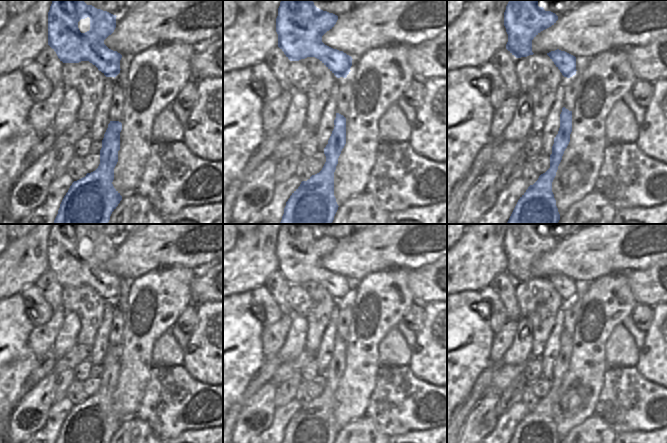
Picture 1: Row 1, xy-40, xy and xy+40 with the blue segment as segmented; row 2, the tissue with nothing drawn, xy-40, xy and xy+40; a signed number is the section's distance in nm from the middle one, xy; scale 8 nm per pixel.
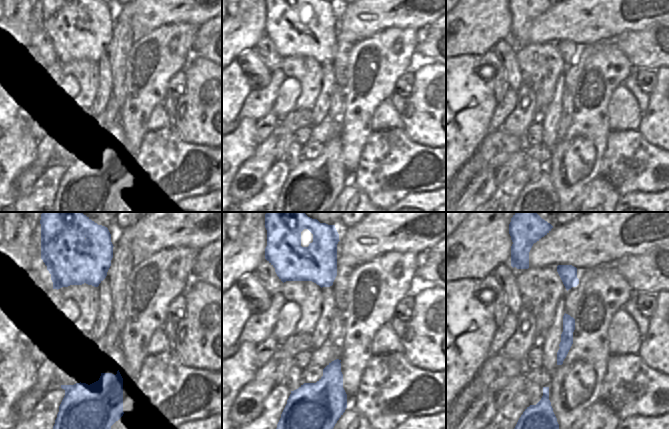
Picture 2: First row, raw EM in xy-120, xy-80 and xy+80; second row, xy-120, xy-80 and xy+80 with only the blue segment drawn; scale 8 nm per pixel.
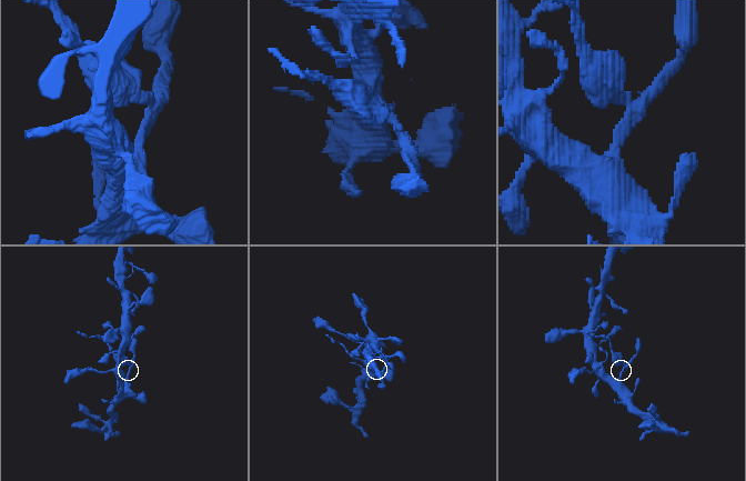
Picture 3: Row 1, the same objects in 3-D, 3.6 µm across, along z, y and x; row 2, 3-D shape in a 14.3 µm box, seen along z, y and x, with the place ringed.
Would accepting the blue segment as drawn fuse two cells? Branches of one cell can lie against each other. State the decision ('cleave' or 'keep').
cleave

